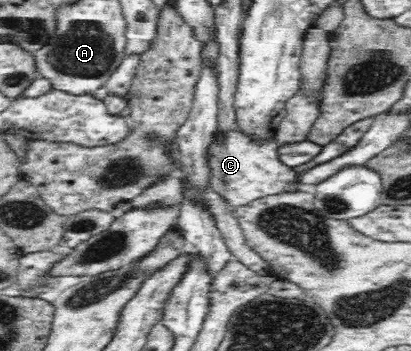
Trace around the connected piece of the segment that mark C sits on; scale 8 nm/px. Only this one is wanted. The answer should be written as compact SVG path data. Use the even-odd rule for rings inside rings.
M233 128L226 135L217 132L208 146L209 185L226 198L232 208L245 206L264 196L309 190L309 186L298 179L299 172L281 162L278 148L275 138L259 140L242 134L238 128Z

